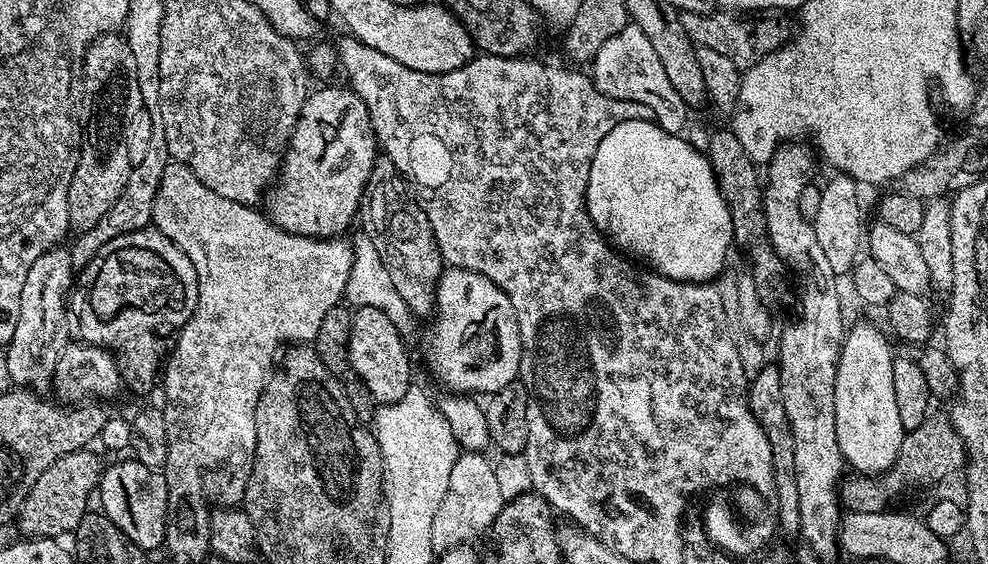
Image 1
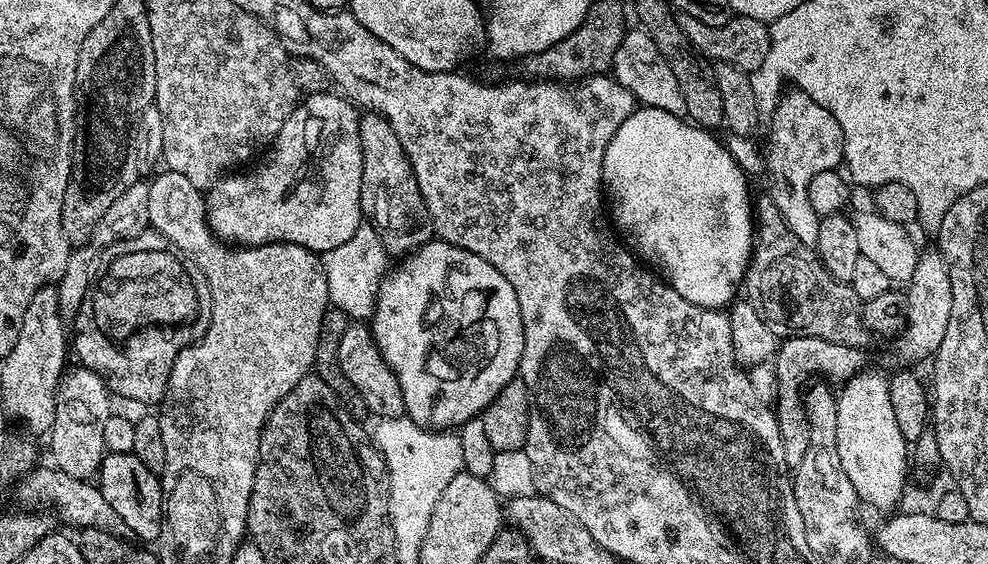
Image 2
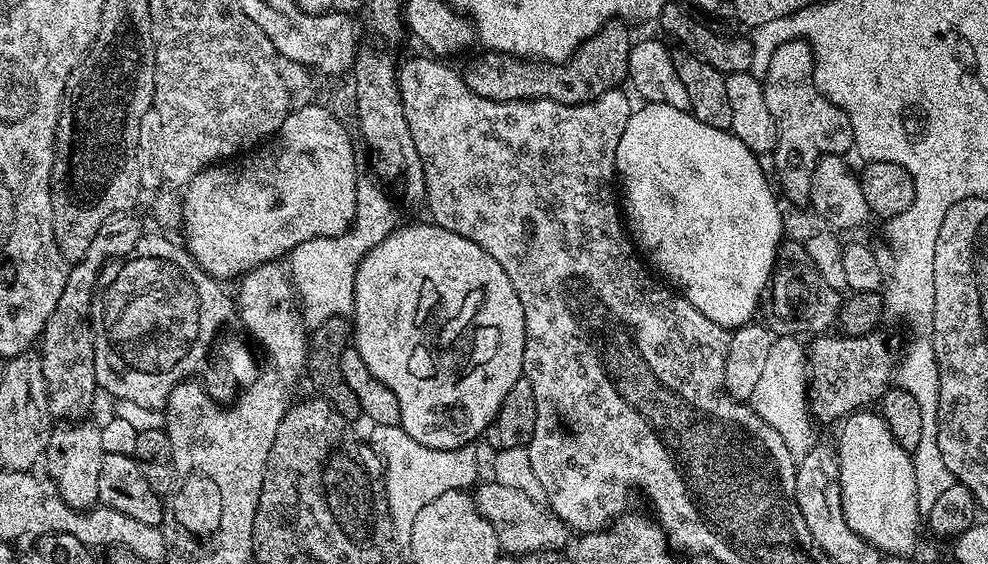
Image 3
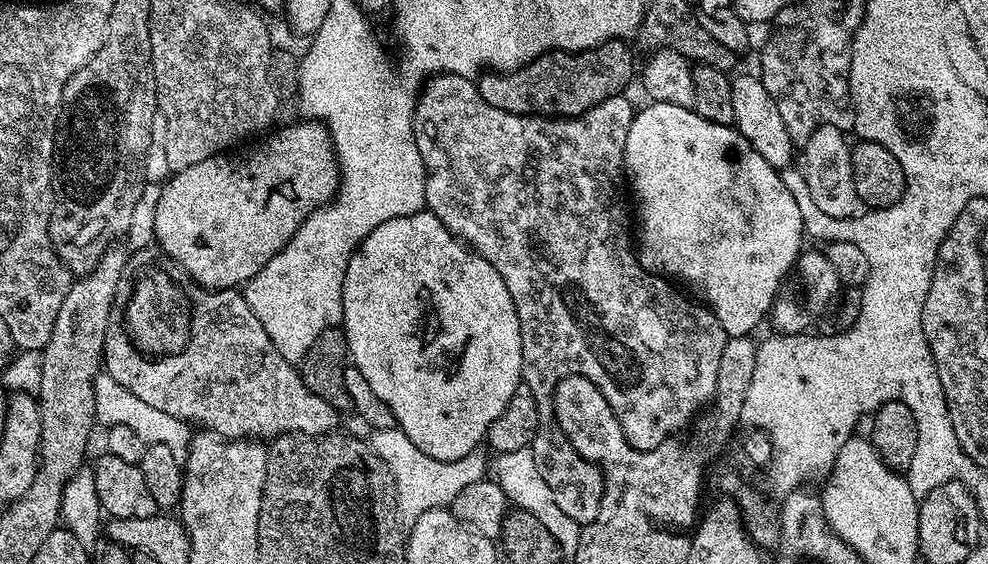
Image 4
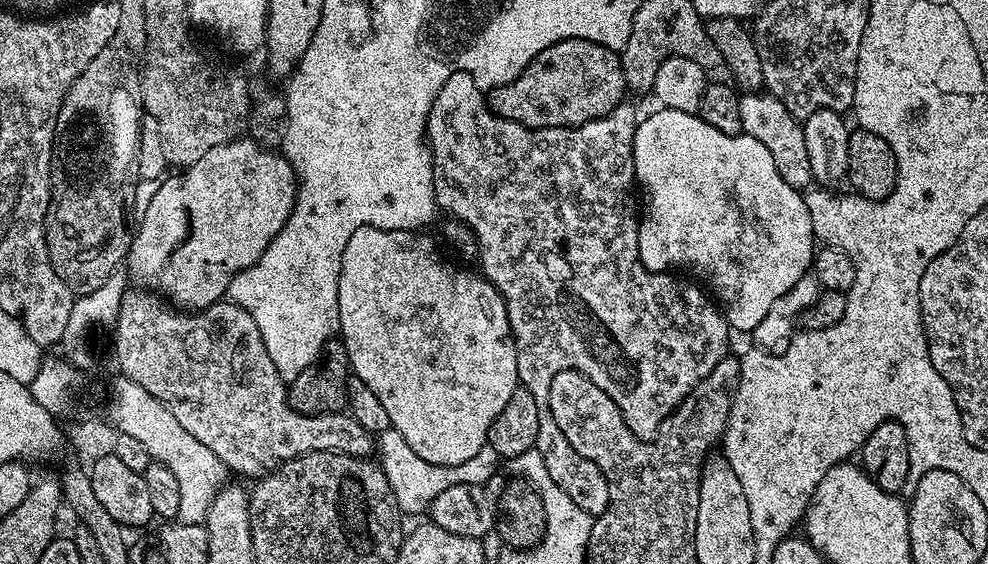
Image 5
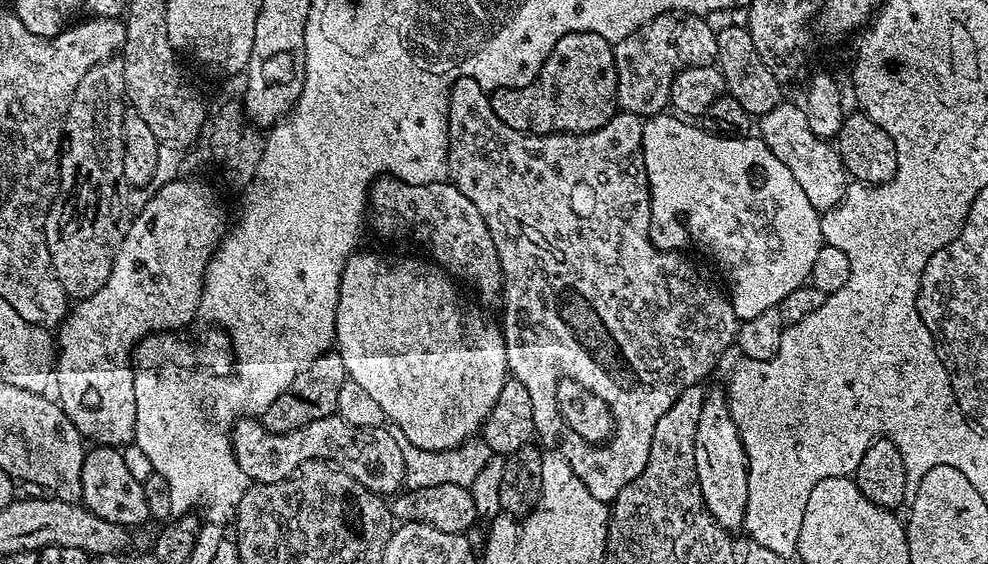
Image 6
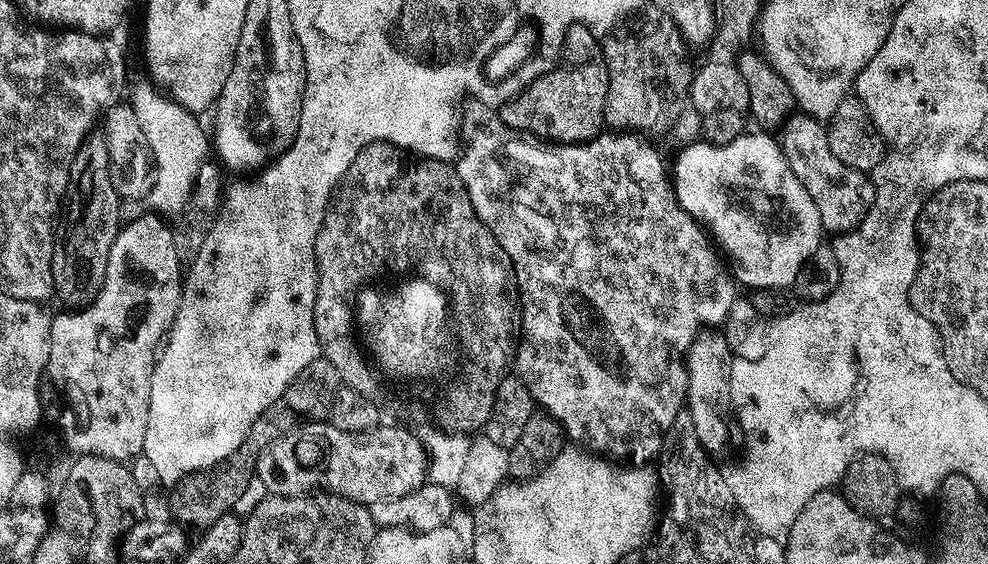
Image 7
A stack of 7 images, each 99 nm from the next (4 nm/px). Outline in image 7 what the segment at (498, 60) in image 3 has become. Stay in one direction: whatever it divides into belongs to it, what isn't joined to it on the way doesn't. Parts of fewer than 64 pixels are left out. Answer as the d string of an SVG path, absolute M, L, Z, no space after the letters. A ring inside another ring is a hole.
M574 26L564 38L562 63L544 76L539 76L524 91L513 96L507 104L499 105L502 122L510 126L517 134L529 138L551 142L556 146L565 144L587 144L605 131L604 111L608 97L608 68L604 65L604 49L597 33L591 28Z

